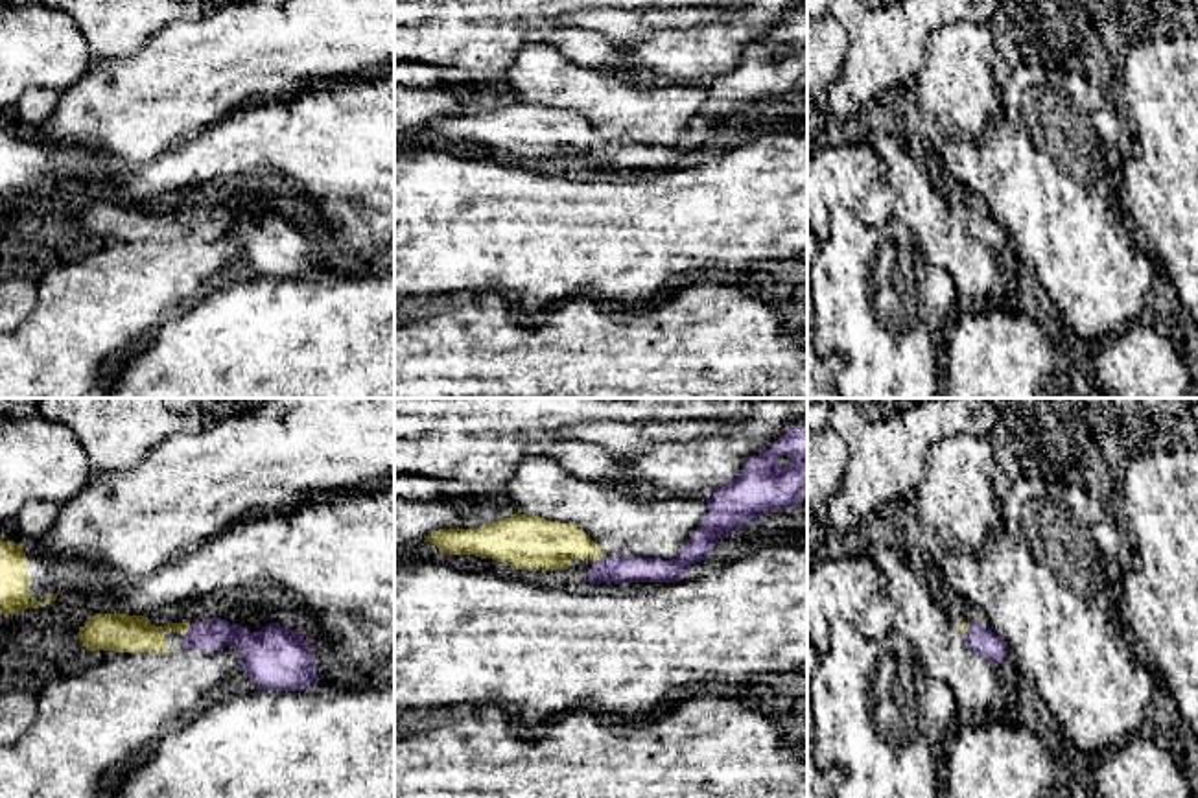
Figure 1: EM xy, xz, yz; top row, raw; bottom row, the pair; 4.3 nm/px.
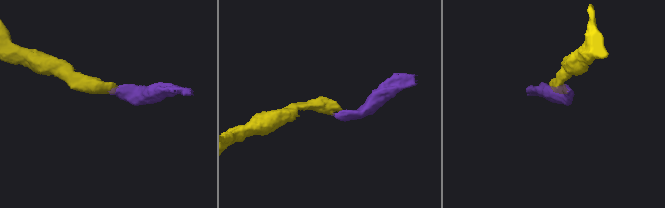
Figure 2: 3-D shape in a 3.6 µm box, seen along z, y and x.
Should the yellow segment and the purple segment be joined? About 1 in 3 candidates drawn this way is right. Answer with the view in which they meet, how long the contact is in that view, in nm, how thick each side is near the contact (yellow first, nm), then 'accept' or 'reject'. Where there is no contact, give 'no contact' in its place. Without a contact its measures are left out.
xz | 70 nm | 220/130 nm | accept

